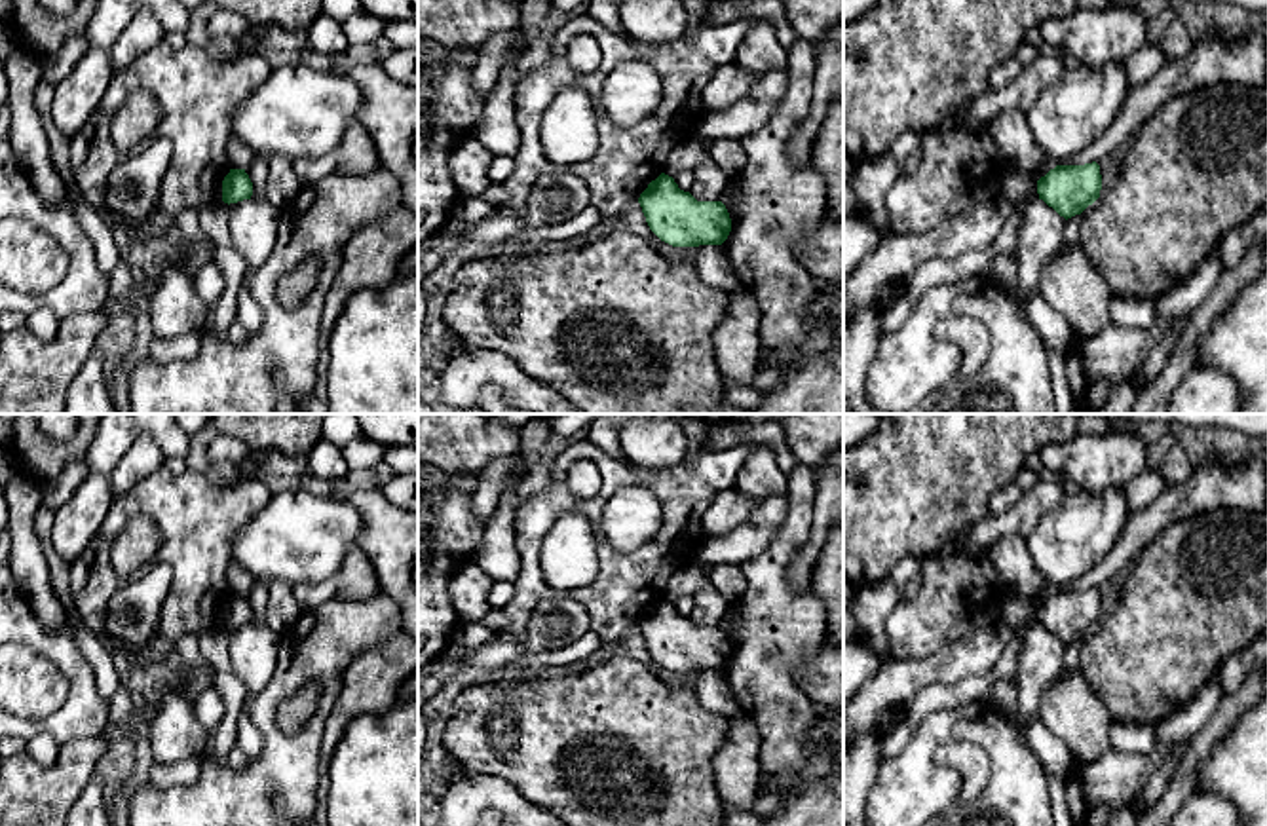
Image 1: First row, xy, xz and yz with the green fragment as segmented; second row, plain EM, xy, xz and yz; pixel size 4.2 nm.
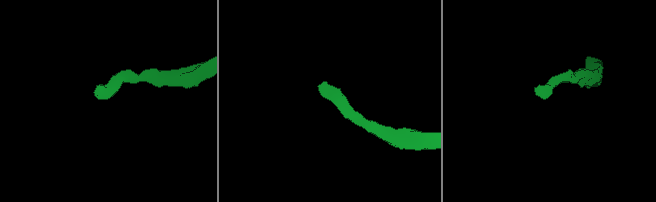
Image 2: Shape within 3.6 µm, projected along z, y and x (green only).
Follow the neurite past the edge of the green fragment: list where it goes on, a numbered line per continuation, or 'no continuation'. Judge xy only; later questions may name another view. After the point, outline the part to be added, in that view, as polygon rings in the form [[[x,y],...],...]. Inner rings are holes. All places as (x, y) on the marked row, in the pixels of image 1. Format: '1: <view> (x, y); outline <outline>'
no continuation

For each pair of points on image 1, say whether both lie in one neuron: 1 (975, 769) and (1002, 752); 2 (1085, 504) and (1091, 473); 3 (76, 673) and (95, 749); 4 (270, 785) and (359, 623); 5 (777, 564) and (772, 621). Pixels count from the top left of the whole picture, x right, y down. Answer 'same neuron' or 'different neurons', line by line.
1: different neurons
2: different neurons
3: different neurons
4: same neuron
5: same neuron

